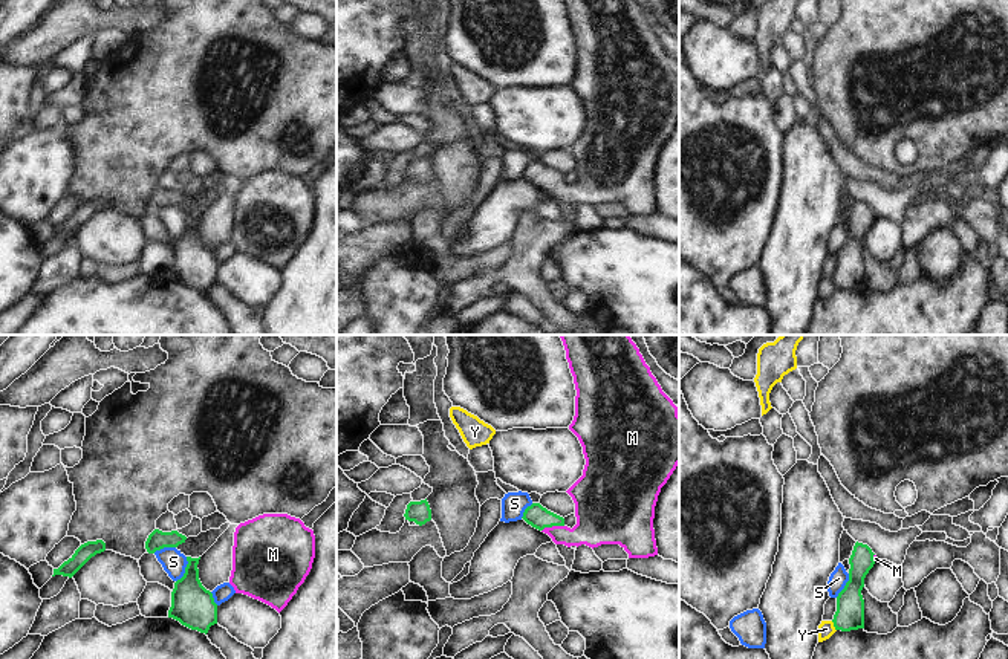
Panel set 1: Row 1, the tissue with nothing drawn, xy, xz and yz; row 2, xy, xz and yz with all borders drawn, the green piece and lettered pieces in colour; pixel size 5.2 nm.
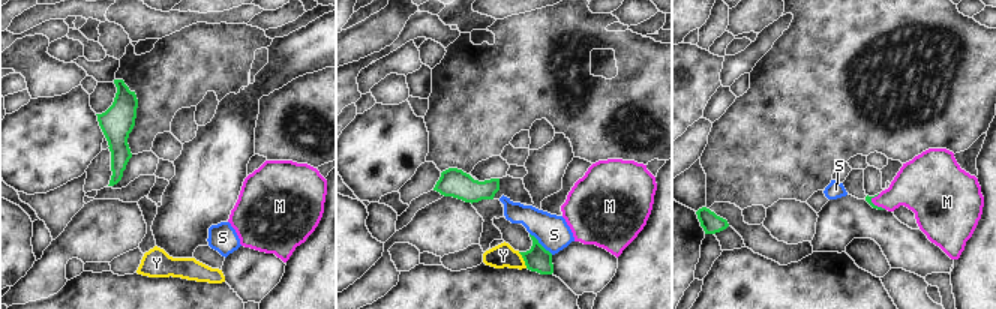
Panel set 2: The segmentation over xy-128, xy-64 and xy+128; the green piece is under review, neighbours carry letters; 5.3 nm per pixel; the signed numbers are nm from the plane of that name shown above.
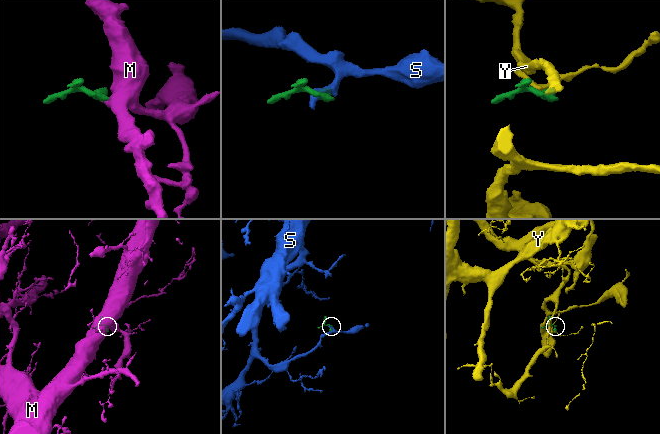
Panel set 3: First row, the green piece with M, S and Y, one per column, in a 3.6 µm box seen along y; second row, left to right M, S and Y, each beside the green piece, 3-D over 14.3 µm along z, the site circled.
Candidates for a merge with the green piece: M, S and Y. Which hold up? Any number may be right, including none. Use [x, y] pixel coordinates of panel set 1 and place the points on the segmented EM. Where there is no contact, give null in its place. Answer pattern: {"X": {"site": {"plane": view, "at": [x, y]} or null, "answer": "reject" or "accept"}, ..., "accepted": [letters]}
{"M": {"site": {"plane": "xz", "at": [552, 525]}, "answer": "accept"}, "S": {"site": {"plane": "xy", "at": [185, 569]}, "answer": "reject"}, "Y": {"site": {"plane": "yz", "at": [834, 626]}, "answer": "reject"}, "accepted": ["M"]}

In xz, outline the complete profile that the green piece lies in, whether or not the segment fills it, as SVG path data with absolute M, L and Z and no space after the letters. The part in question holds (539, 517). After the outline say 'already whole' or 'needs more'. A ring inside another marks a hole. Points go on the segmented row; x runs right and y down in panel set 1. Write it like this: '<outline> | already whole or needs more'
M560 335L577 390L575 416L569 430L578 437L586 465L583 476L566 491L575 503L577 524L571 529L564 518L532 503L523 520L548 534L555 544L598 547L619 544L629 558L658 555L653 518L661 488L679 465L679 414L678 407L662 391L639 349L629 335Z | needs more

